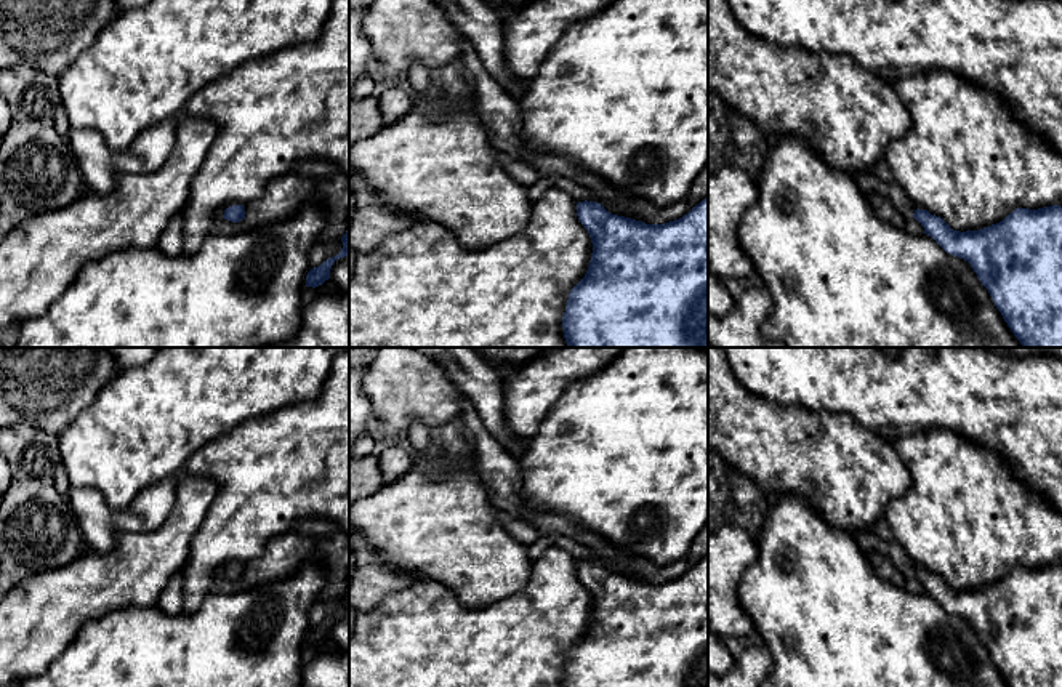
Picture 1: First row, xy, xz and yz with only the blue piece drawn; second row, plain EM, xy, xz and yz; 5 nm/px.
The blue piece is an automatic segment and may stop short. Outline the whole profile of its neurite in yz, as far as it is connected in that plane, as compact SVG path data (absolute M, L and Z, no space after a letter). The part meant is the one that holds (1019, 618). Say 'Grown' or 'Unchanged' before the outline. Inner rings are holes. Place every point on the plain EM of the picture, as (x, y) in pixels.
Grown. M860 530L854 536L867 556L887 557L905 578L915 577L924 586L924 593L932 596L947 612L967 620L1009 687L1062 687L1060 564L1038 568L1016 567L996 583L959 591L953 589L940 575L915 567L895 540L883 541L873 530Z

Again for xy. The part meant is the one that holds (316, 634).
Unchanged. M348 583L346 593L341 596L341 601L343 601L343 607L336 615L328 617L320 625L312 626L308 631L306 645L316 647L316 645L322 644L325 639L330 637L330 628L332 628L333 621L340 617L349 615L349 583Z

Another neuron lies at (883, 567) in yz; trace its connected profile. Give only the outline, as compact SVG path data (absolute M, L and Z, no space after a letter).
M870 554L870 564L878 577L897 588L905 589L907 578L894 567L887 557L881 554Z

